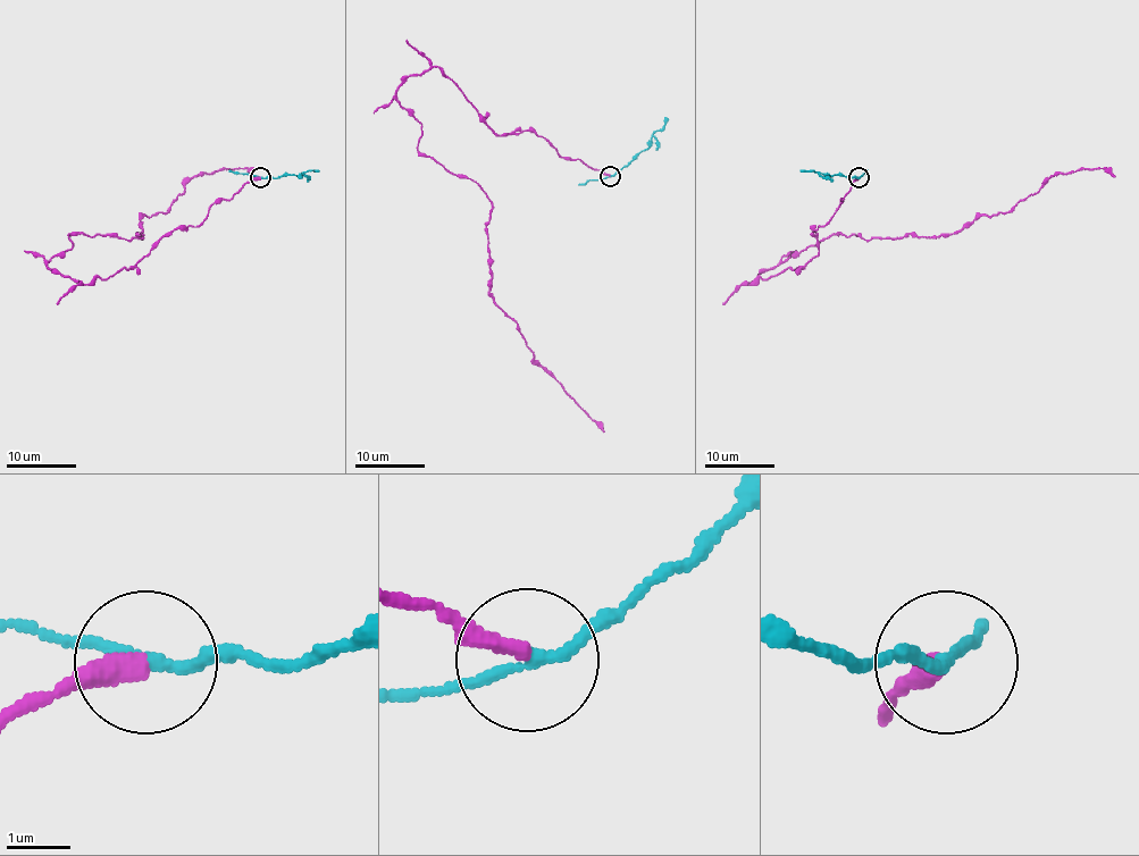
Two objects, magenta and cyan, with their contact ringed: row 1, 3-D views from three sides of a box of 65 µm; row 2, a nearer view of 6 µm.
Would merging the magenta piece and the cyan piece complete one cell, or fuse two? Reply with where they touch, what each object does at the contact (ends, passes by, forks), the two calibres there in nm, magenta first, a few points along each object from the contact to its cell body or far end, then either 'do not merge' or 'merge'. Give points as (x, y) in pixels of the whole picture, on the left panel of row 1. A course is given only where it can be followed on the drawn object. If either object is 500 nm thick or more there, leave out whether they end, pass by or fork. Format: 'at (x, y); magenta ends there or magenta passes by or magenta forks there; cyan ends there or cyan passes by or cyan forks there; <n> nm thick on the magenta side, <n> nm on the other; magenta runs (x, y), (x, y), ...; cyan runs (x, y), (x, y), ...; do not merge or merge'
at (260, 177); magenta ends there; cyan passes by; 320 nm thick on the magenta side, 160 nm on the other; magenta runs (260, 178), (106, 279), (49, 267), (70, 234), (142, 237), (140, 220), (203, 173), (256, 176); cyan runs (260, 178), (318, 171); do not merge

